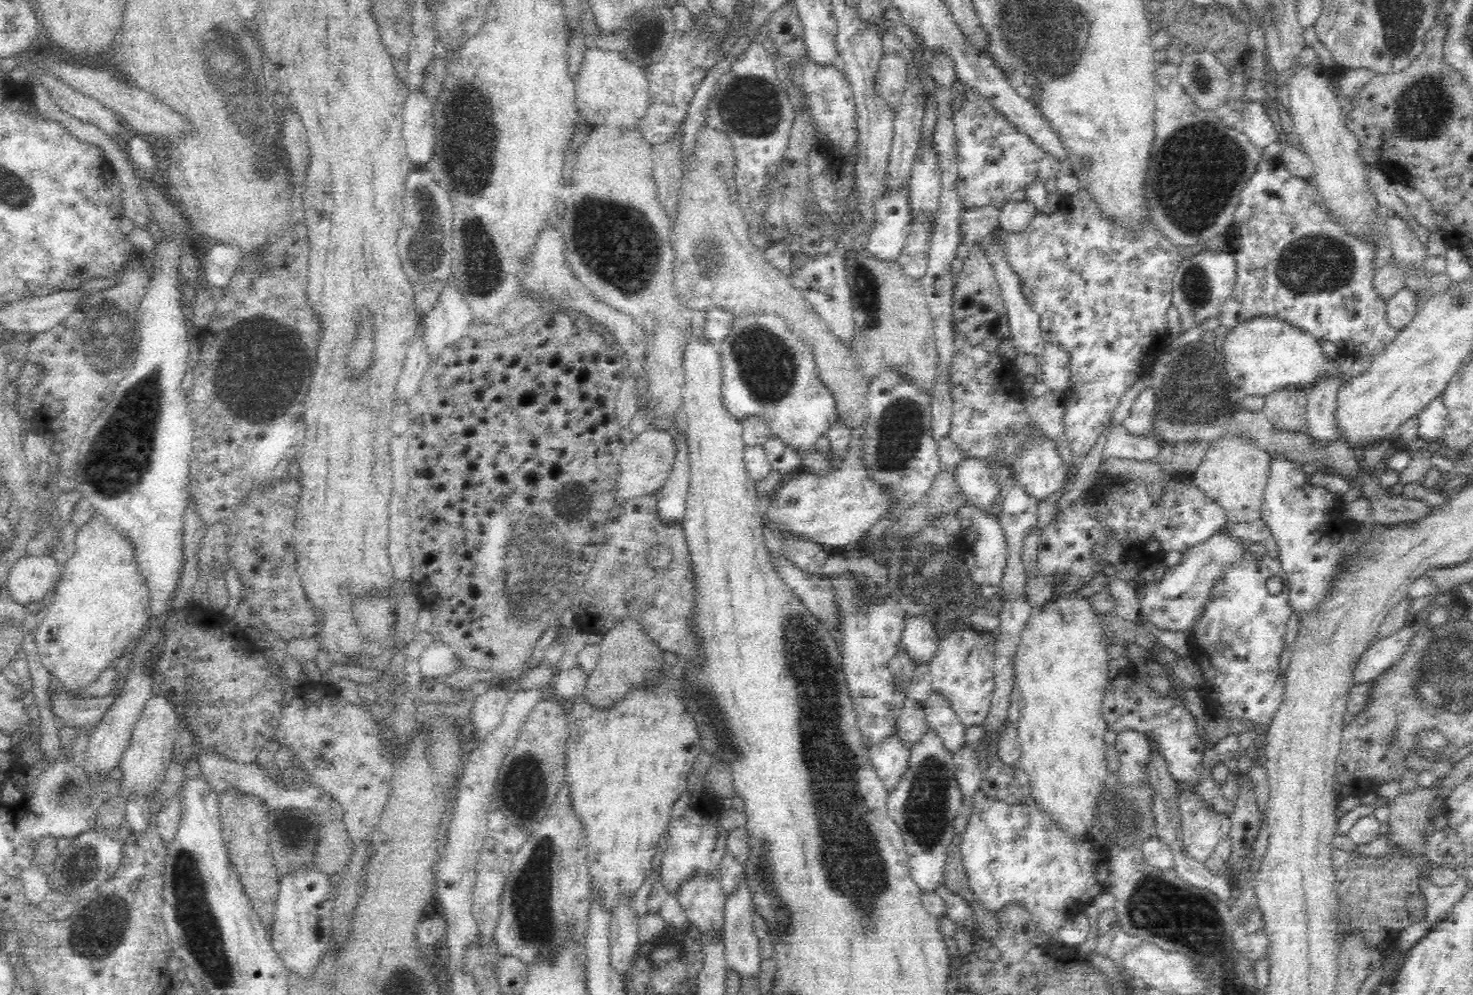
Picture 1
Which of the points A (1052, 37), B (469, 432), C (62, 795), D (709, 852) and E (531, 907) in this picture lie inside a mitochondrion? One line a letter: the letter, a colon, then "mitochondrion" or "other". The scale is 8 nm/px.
A: mitochondrion
B: other
C: mitochondrion
D: other
E: mitochondrion

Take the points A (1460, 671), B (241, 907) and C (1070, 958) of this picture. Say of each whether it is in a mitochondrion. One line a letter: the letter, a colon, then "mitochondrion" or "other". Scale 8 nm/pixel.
A: mitochondrion
B: other
C: other

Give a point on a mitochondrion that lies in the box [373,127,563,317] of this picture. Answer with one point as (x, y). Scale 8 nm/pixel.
(479, 238)

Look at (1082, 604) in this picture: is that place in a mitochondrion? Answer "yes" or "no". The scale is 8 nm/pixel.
yes

